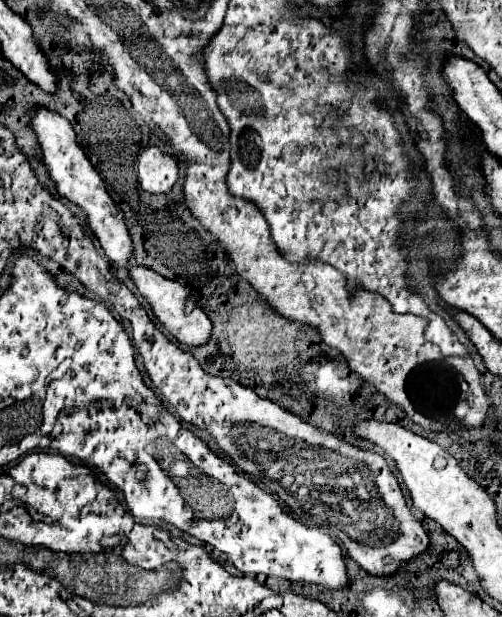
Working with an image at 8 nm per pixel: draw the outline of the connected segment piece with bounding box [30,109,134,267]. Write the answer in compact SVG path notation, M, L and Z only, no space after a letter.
M48 109L32 111L32 121L30 123L32 123L32 129L34 129L36 137L38 137L40 147L42 147L44 165L48 167L50 177L54 179L58 193L62 197L70 199L72 203L80 205L88 213L88 225L94 231L94 235L98 237L98 241L100 241L106 257L114 265L128 267L128 263L134 257L134 245L132 245L130 233L126 231L122 209L108 195L102 177L96 173L96 169L88 161L88 157L80 149L80 145L76 141L76 133L70 127L70 123L64 117L60 117L58 113L52 113Z

